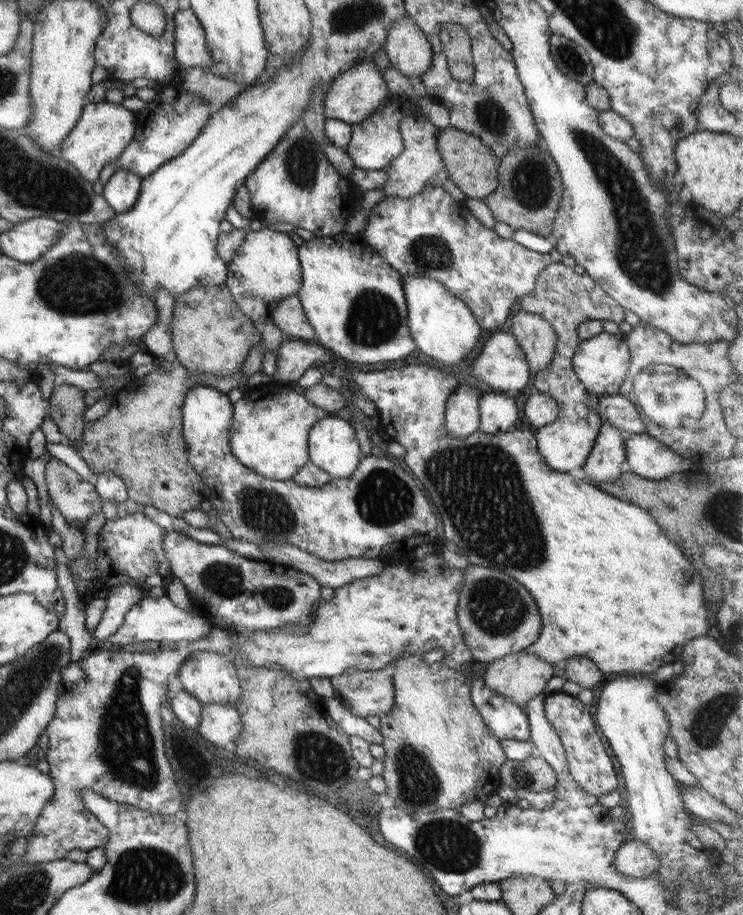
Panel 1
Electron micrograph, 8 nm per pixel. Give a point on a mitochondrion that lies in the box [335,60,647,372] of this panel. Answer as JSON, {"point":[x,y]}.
{"point":[373,321]}

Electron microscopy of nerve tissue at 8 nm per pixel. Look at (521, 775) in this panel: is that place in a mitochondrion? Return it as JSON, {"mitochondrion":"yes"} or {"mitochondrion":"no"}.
{"mitochondrion":"yes"}

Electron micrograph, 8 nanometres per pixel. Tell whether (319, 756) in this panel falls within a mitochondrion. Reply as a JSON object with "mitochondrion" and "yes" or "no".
{"mitochondrion":"yes"}

